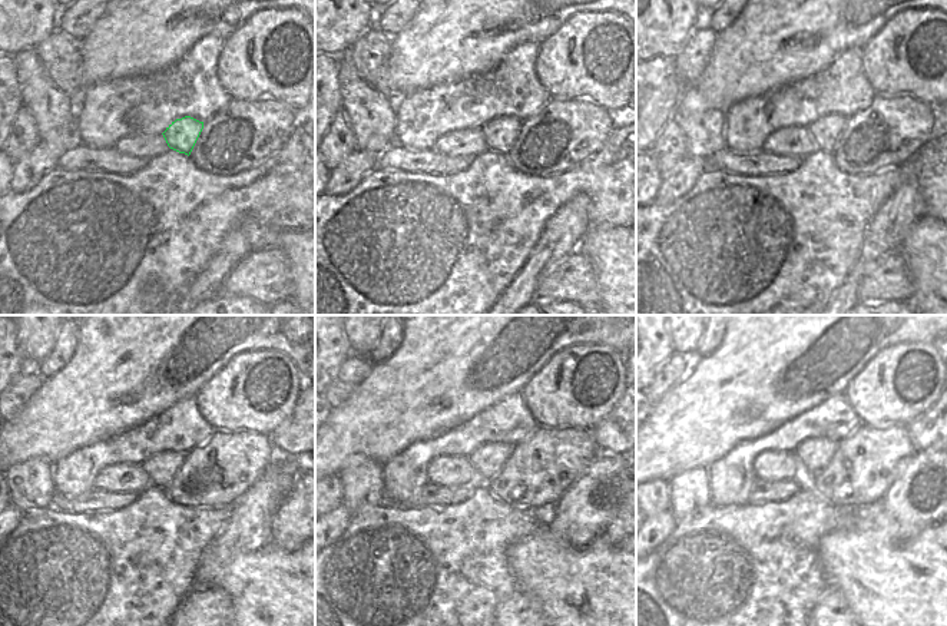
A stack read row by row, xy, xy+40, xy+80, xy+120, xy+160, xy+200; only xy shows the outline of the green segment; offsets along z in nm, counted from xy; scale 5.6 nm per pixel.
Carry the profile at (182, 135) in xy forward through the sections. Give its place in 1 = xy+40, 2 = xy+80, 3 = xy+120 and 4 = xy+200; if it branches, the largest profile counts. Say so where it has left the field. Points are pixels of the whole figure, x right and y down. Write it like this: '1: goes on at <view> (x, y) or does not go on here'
1: goes on at xy+40 (500, 133)
2: goes on at xy+80 (825, 131)
3: goes on at xy+120 (161, 467)
4: goes on at xy+200 (814, 454)

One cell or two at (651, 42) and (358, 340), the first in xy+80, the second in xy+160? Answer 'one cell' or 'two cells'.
two cells

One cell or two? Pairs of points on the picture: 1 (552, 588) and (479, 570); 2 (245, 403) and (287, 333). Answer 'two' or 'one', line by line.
1: two
2: two

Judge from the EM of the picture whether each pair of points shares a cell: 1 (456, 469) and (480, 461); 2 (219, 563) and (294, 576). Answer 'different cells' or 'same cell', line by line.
1: different cells
2: same cell

